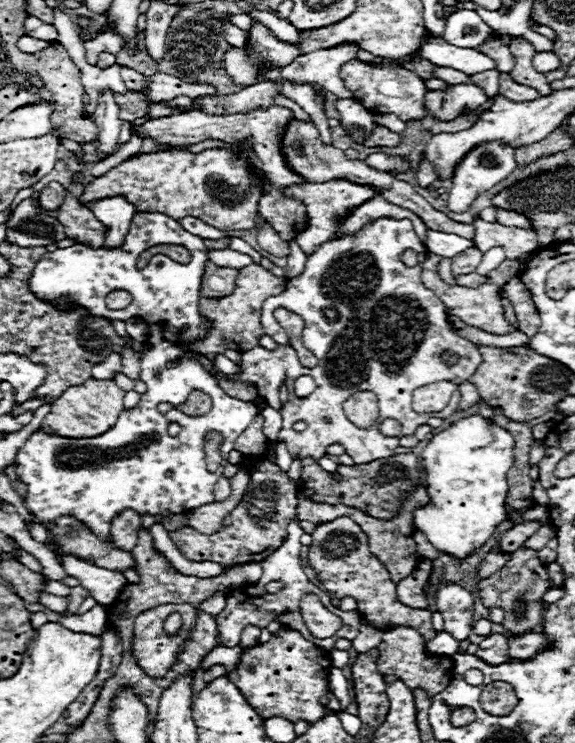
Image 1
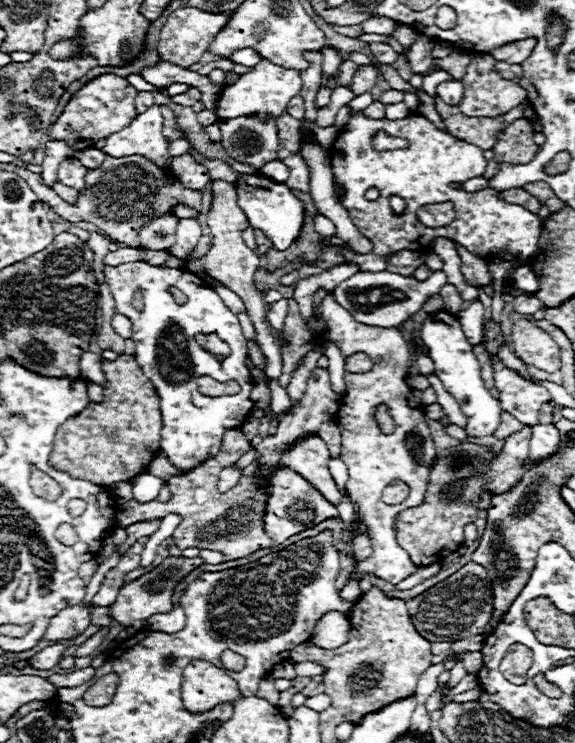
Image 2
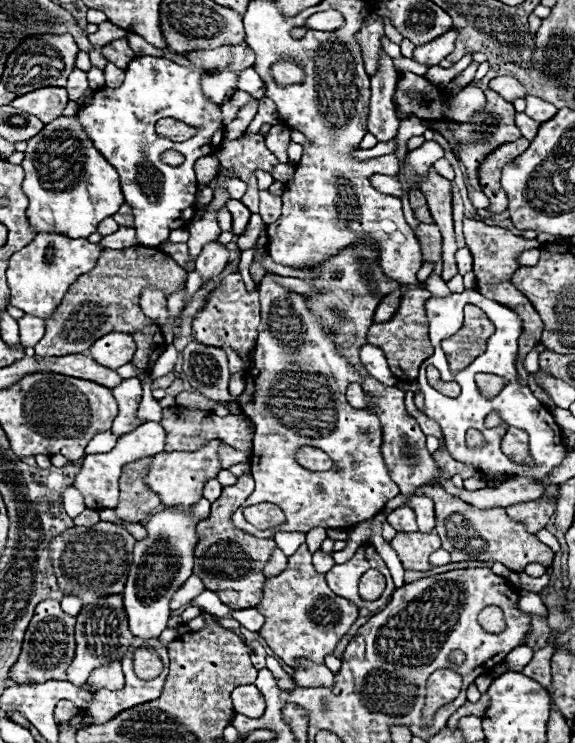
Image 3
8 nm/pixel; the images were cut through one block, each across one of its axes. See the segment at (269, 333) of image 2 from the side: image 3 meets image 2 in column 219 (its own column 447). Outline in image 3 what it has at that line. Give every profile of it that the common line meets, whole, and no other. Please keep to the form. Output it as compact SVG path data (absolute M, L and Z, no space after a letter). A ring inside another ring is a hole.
M428 168L428 174L418 182L418 188L428 200L428 208L432 212L432 218L442 230L442 260L444 260L444 272L442 278L448 282L452 276L458 274L458 266L454 260L456 240L454 240L454 226L452 226L452 182L442 178L434 168Z

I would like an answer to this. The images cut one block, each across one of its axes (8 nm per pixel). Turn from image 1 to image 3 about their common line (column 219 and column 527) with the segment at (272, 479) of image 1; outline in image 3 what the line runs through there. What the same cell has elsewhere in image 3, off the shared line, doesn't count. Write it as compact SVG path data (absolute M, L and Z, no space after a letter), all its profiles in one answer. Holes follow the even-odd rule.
M424 484L416 490L418 496L428 496L436 504L436 530L442 538L442 548L450 552L452 562L468 562L468 560L480 560L480 562L502 562L506 568L514 572L522 572L526 564L532 564L538 560L542 566L550 566L554 552L550 546L542 544L534 534L526 532L526 526L514 522L508 518L504 508L490 508L490 510L478 510L464 500L448 494L440 484Z

